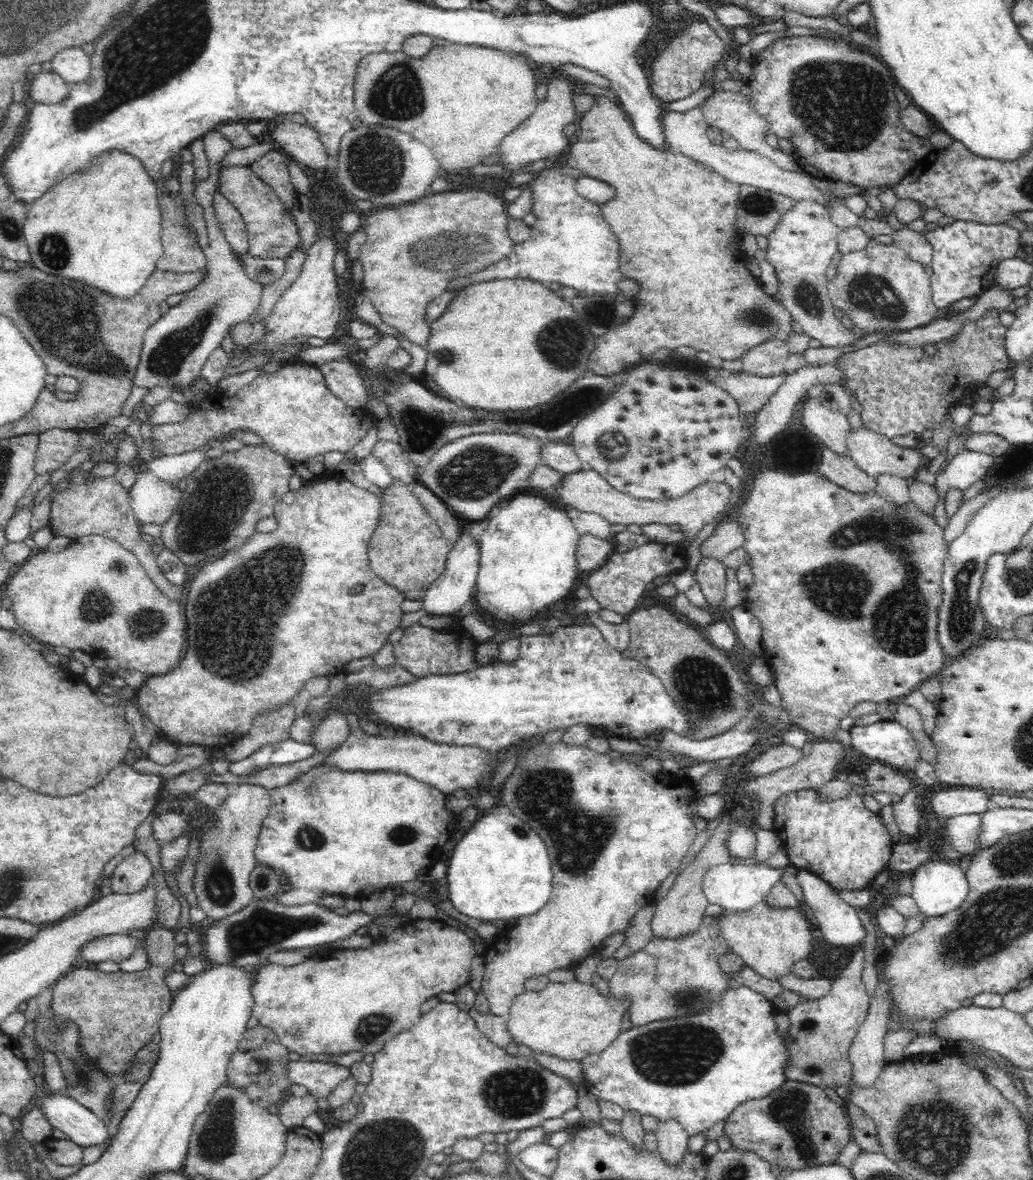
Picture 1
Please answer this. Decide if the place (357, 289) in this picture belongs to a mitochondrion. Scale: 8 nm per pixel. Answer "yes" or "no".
no

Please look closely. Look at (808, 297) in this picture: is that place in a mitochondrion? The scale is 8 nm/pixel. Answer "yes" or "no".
yes

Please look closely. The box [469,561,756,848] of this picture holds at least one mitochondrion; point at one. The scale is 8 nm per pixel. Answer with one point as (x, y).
(701, 683)

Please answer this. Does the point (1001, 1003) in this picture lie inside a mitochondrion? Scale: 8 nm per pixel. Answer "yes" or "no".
no

